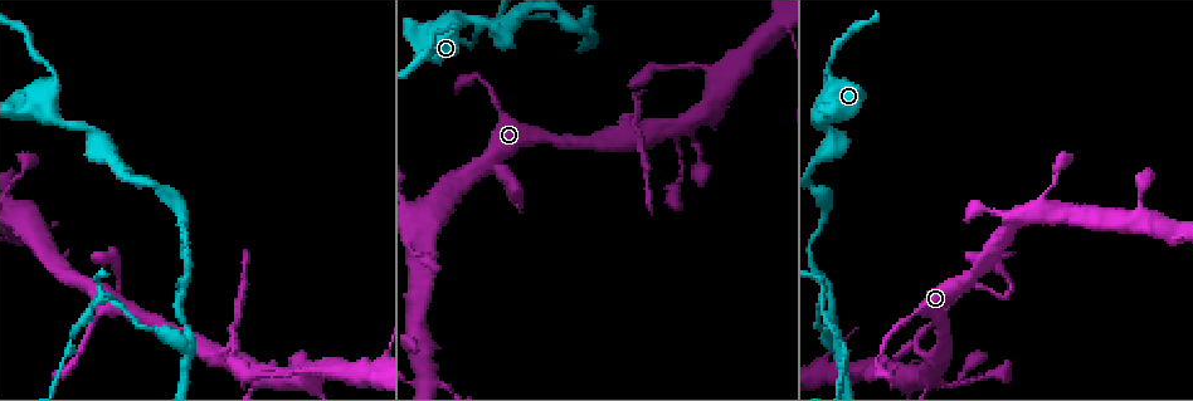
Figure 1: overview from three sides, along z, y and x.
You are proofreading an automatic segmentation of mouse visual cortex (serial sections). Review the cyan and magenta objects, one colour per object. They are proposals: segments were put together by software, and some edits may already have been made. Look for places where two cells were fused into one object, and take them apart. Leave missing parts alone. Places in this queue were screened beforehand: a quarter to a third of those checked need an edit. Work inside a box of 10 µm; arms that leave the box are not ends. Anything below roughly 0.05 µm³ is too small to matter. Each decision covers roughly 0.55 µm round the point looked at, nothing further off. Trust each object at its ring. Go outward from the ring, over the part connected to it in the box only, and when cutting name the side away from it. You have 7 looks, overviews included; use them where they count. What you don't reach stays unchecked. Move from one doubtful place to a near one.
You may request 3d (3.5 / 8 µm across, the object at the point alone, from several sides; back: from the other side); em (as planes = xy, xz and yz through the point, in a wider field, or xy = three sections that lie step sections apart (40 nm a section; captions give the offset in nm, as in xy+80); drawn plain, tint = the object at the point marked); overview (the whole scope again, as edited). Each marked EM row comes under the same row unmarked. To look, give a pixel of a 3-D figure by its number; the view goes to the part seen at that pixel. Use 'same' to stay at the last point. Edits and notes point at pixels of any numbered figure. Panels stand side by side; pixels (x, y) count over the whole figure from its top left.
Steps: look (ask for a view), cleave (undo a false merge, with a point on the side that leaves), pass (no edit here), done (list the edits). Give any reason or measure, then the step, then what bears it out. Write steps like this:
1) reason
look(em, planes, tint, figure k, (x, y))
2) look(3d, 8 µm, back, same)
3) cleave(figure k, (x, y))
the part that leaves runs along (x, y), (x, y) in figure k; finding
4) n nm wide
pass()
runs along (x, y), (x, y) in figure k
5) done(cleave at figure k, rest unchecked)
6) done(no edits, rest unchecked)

sharp bend
look(3d, 3.5 µm, figure 1, (1012, 292))

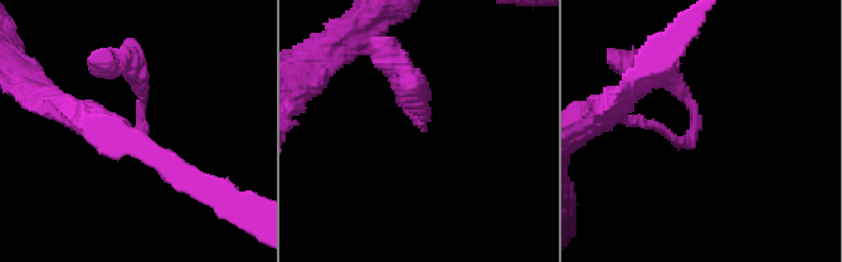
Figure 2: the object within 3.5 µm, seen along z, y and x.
look(em, xy, step 5, tint, figure 2, (140, 124))

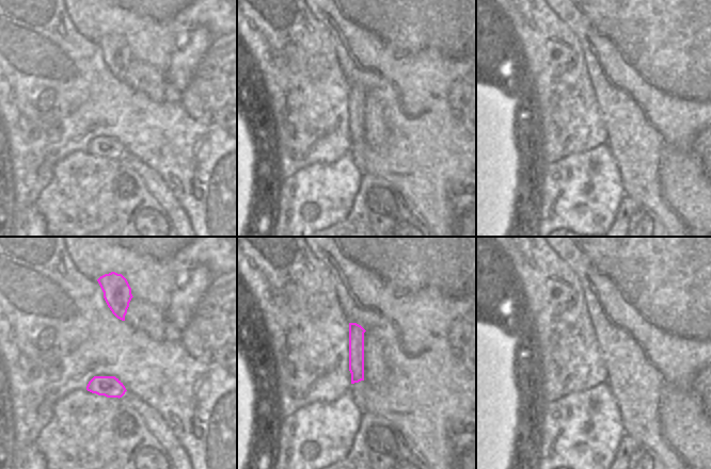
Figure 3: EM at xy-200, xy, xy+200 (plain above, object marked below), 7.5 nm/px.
arms of 150, 250 nm
pass()
runs along (106, 121), (137, 140), (141, 90), (129, 63) in figure 2; continuous, no second cell

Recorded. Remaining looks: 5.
abrupt turn
look(3d, 8 µm, figure 1, (233, 339))

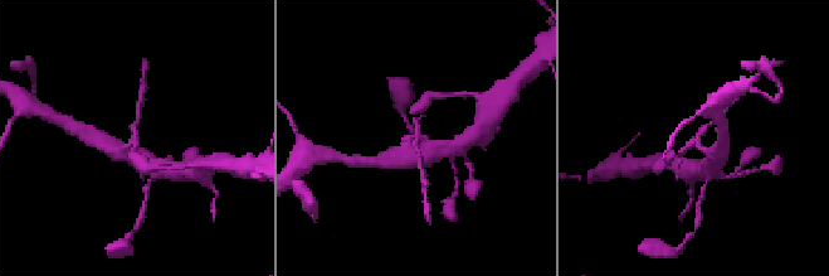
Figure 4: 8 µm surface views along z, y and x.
look(em, xy, step 1, tint, same)

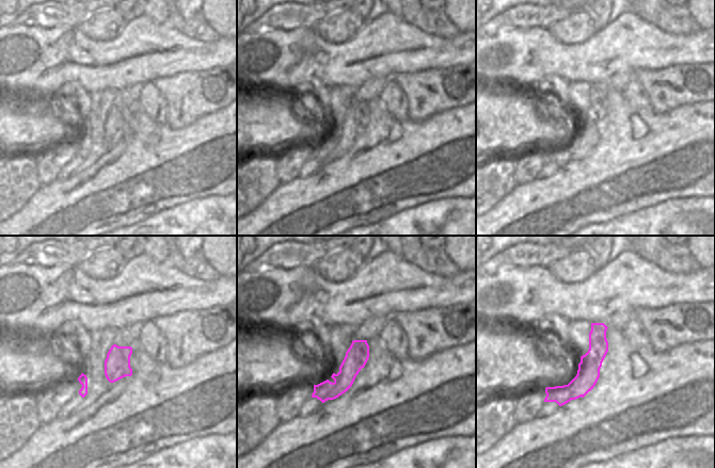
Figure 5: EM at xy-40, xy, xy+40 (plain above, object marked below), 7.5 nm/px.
cleave(figure 4, (135, 125))
border along (334, 383), (330, 399) in figure 5; a second cell is stuck on

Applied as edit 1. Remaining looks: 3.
look(overview)

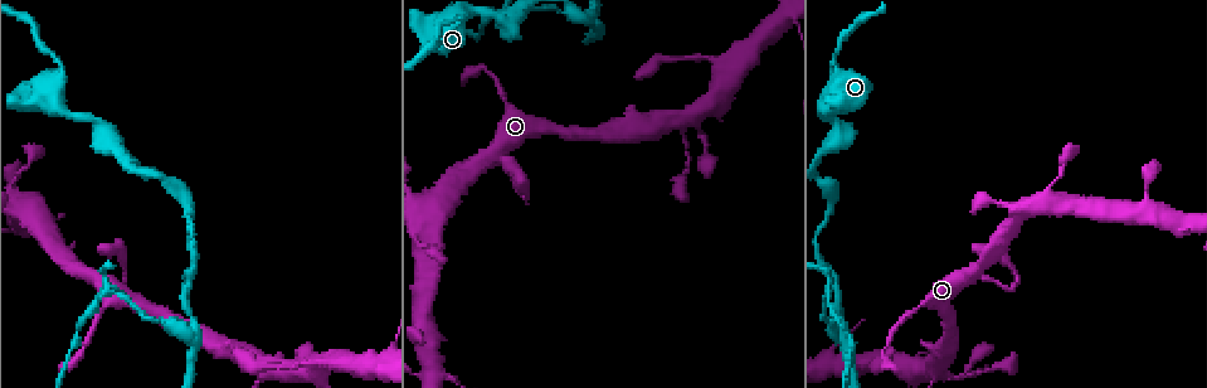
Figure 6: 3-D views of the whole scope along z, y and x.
abrupt turn
look(3d, 3.5 µm, back, figure 6, (109, 132))

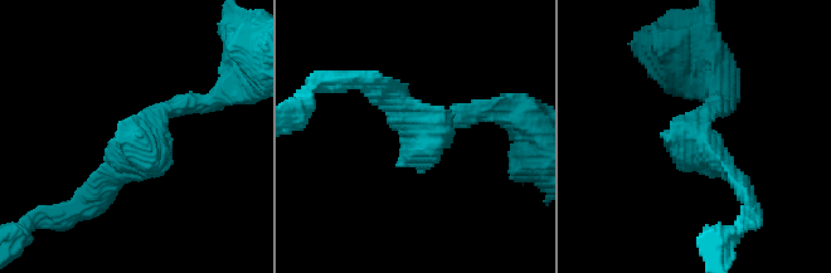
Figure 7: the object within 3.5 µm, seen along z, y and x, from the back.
arms of 250, 250 nm
look(em, xy, step 5, tint, figure 7, (422, 138))

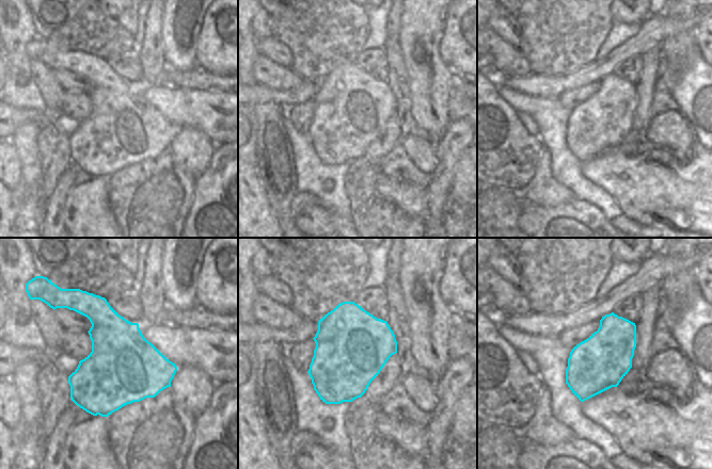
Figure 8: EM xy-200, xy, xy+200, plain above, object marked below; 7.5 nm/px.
pass()
runs along (200, 103), (161, 107), (100, 191) in figure 7; one cell here

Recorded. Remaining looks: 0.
done(cleave at figure 4, rest unchecked)

